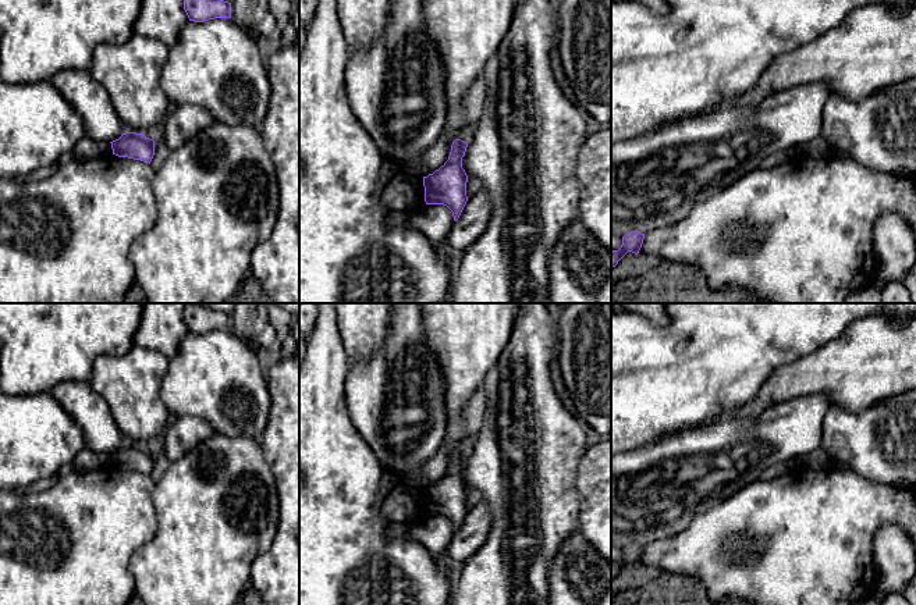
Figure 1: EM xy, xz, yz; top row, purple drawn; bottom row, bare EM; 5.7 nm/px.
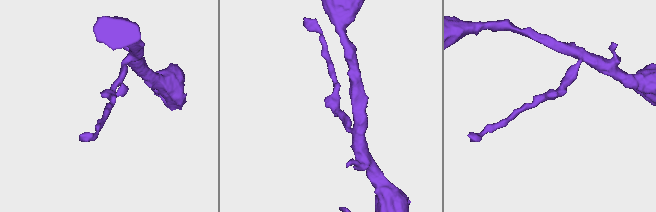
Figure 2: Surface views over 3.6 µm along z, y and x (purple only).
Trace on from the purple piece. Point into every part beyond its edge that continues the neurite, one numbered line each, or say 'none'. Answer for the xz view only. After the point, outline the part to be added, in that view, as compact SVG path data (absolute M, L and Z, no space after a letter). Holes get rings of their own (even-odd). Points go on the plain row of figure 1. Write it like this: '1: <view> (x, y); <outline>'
none

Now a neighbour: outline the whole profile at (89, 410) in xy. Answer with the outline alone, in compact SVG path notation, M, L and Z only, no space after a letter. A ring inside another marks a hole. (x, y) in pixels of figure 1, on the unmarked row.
M64 381L50 394L84 431L85 448L113 453L127 444L107 402L85 381Z

